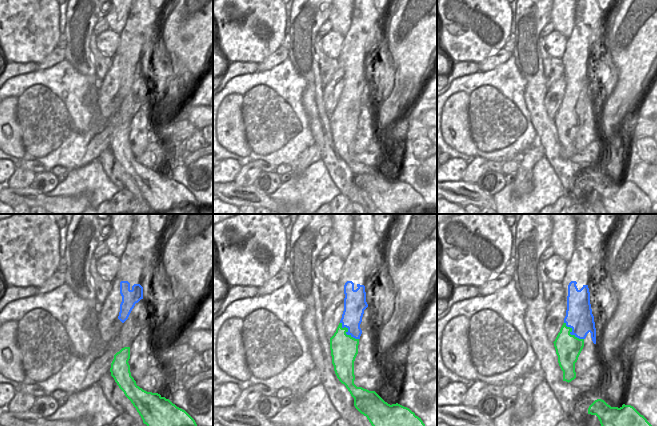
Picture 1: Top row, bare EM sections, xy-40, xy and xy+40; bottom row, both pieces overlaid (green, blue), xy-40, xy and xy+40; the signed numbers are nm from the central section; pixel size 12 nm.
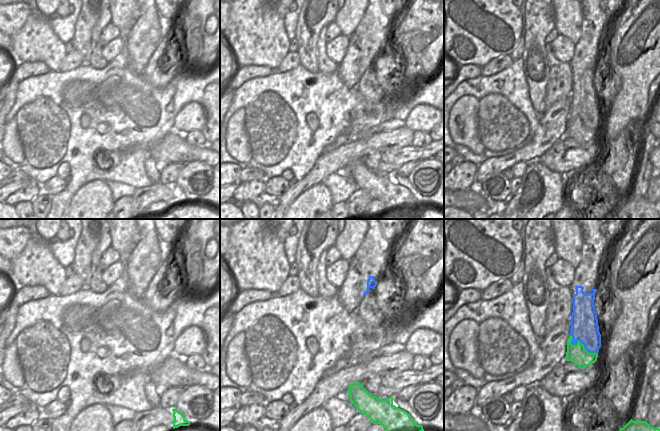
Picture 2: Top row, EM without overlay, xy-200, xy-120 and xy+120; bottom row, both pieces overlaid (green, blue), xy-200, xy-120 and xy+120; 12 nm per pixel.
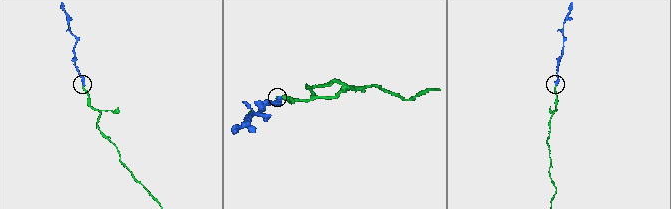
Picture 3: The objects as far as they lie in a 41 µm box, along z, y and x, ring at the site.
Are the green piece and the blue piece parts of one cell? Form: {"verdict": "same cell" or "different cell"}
{"verdict": "different cell"}

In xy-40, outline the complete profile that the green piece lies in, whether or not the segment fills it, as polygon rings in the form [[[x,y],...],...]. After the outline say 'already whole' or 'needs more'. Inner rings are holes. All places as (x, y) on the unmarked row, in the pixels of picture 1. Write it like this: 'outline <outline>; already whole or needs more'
outline [[[124,123],[117,128],[111,139],[111,152],[136,184],[143,199],[147,201],[151,209],[154,209],[157,214],[188,214],[187,210],[189,208],[205,207],[196,200],[195,196],[185,186],[177,183],[169,175],[162,173],[158,169],[147,168],[140,164],[131,152],[129,135],[130,123]]]; already whole

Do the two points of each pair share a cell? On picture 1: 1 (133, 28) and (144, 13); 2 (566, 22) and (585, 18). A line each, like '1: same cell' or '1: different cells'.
1: same cell
2: different cells

